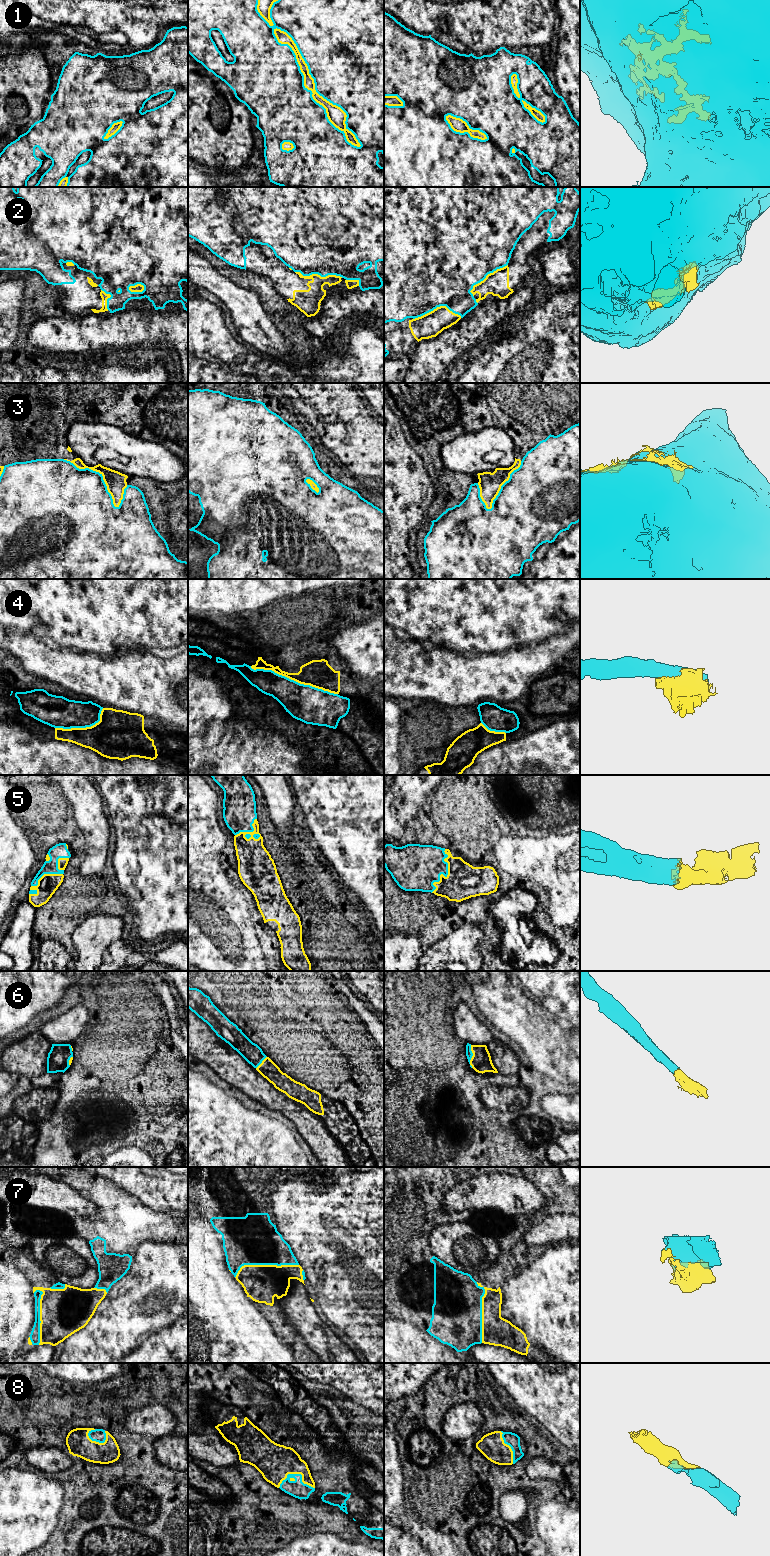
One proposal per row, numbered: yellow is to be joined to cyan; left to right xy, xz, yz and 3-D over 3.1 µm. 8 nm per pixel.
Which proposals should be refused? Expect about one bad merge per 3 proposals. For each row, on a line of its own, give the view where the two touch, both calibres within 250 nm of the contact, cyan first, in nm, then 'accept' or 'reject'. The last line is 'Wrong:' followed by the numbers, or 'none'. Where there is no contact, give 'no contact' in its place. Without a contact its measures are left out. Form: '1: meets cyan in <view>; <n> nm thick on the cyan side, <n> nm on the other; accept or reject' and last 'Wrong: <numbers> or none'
1: meets cyan in xz; 480 nm thick on the cyan side, 90 nm on the other; accept
2: meets cyan in yz; 500 nm thick on the cyan side, 190 nm on the other; accept
3: meets cyan in xy; 460 nm thick on the cyan side, 160 nm on the other; accept
4: meets cyan in xz; 300 nm thick on the cyan side, 220 nm on the other; reject
5: meets cyan in xz; 260 nm thick on the cyan side, 280 nm on the other; accept
6: meets cyan in yz; 60 nm thick on the cyan side, 170 nm on the other; accept
7: meets cyan in xz; 400 nm thick on the cyan side, 300 nm on the other; accept
8: meets cyan in xz; 140 nm thick on the cyan side, 280 nm on the other; accept
Wrong: 4

